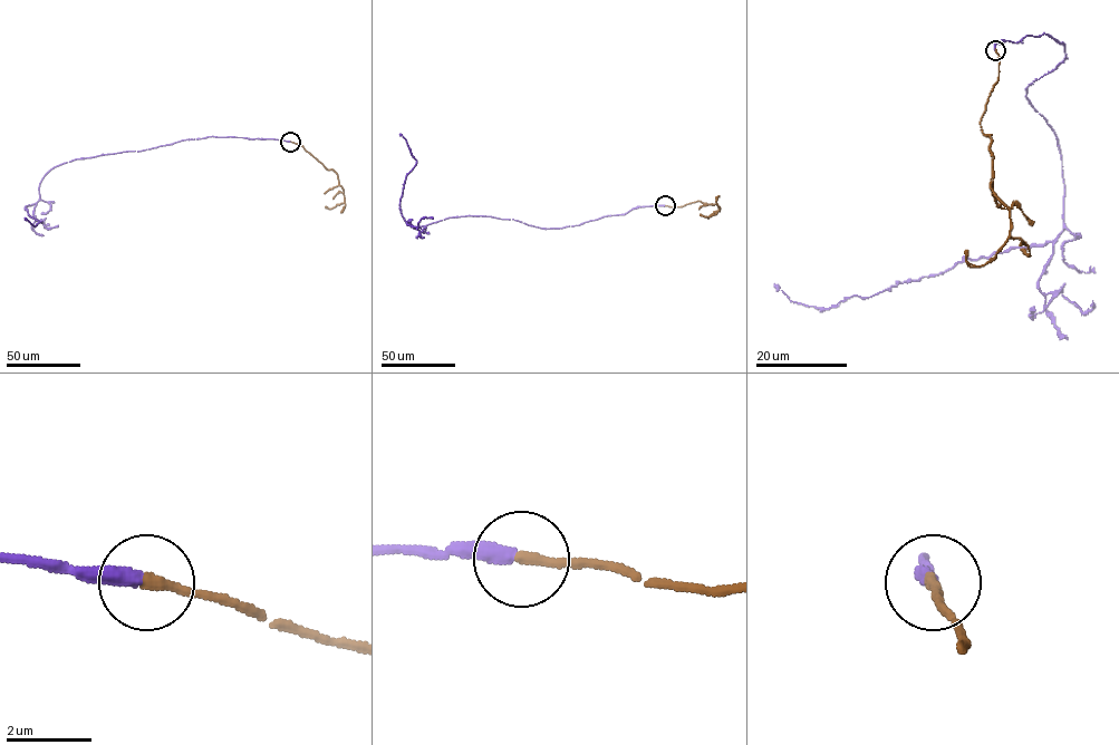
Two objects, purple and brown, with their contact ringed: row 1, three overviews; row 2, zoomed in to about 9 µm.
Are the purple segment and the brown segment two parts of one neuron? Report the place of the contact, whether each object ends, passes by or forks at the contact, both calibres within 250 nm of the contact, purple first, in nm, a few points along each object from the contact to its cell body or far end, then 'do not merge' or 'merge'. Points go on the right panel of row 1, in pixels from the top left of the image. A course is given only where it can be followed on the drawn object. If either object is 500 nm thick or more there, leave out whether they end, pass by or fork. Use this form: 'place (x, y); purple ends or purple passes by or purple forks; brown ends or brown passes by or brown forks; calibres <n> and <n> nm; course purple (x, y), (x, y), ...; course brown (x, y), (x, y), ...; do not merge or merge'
place (995, 50); purple ends; brown ends; calibres 360 and 280 nm; course purple (995, 49), (1043, 34), (1064, 45), (1026, 88), (1060, 155), (1054, 239), (828, 308), (774, 283); course brown (995, 49), (999, 78), (982, 131), (990, 135), (991, 189), (1028, 257), (1021, 249); merge

